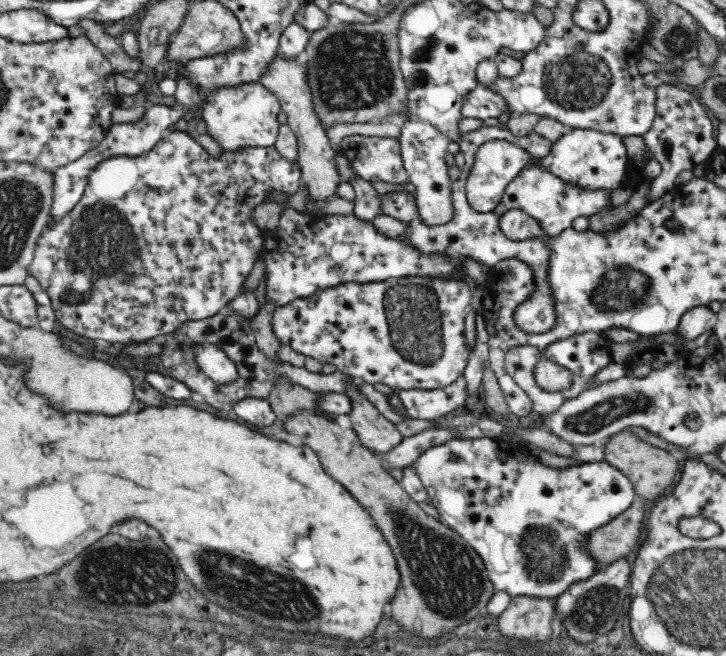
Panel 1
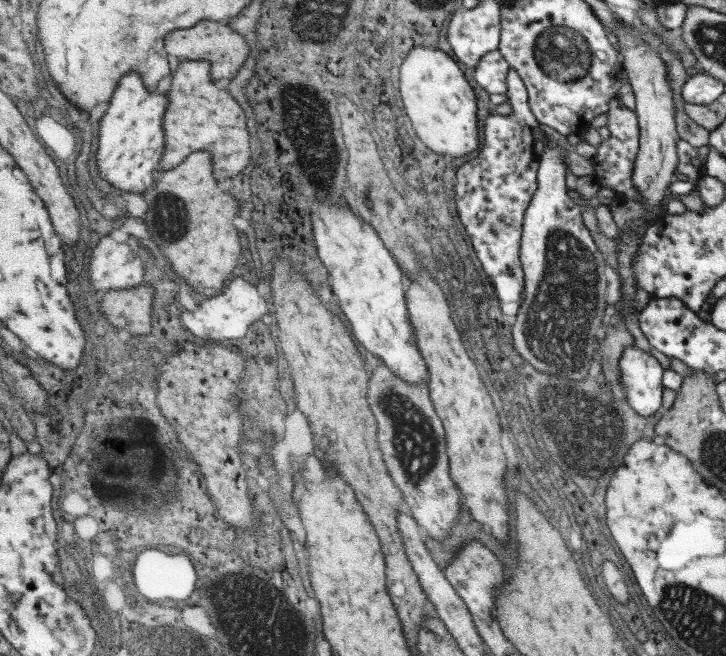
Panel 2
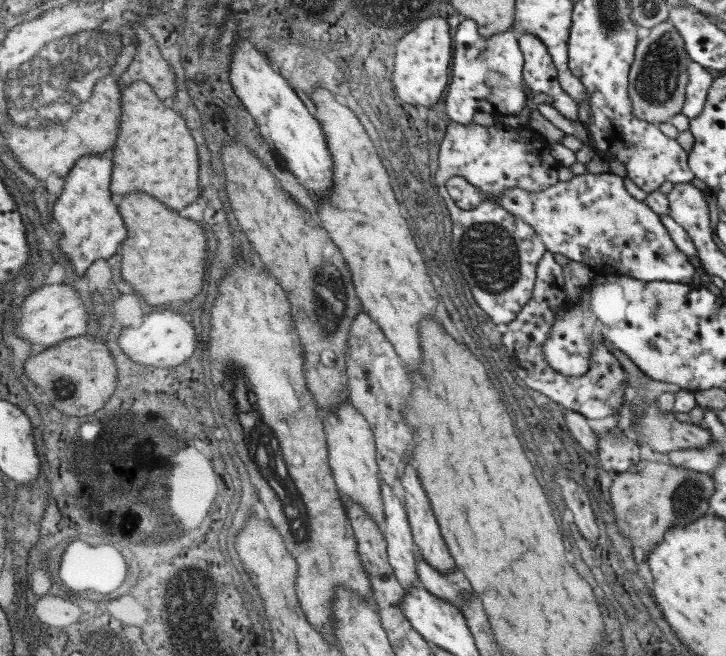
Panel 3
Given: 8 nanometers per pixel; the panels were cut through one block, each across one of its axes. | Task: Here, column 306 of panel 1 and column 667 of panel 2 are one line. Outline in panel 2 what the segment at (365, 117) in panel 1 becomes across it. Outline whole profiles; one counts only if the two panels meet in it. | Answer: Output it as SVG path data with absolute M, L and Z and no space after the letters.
M641 26L641 42L649 48L655 48L657 56L665 62L667 66L667 80L669 80L669 88L673 92L673 106L675 106L675 128L677 128L677 134L681 140L689 142L693 148L699 148L699 146L707 146L709 144L709 132L705 132L701 126L697 126L691 118L687 118L685 114L685 100L681 96L681 88L683 84L687 82L687 72L685 72L685 66L683 62L679 60L679 56L671 50L671 46L665 46L661 42L661 38L653 36L647 26Z

